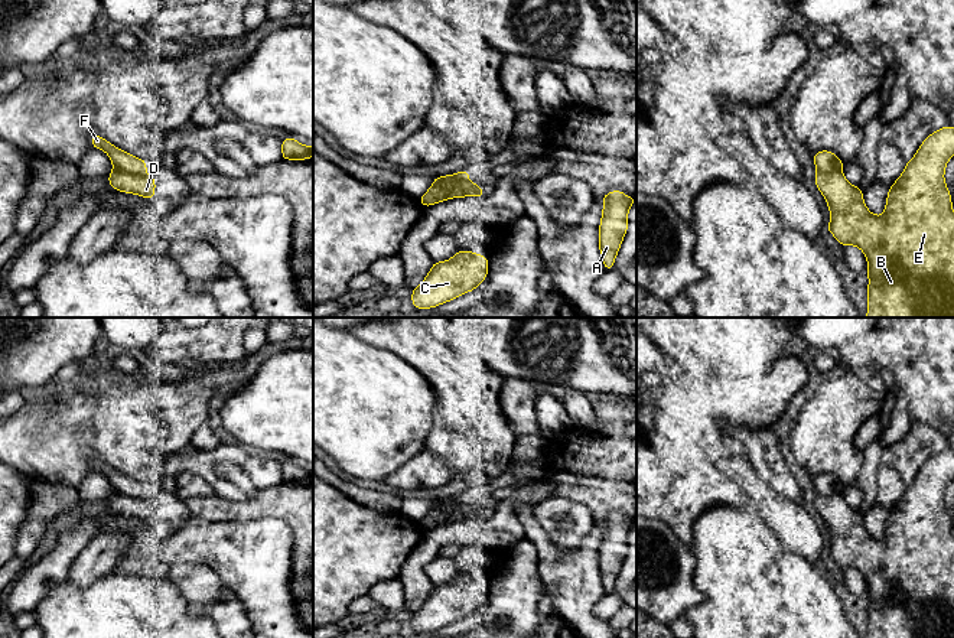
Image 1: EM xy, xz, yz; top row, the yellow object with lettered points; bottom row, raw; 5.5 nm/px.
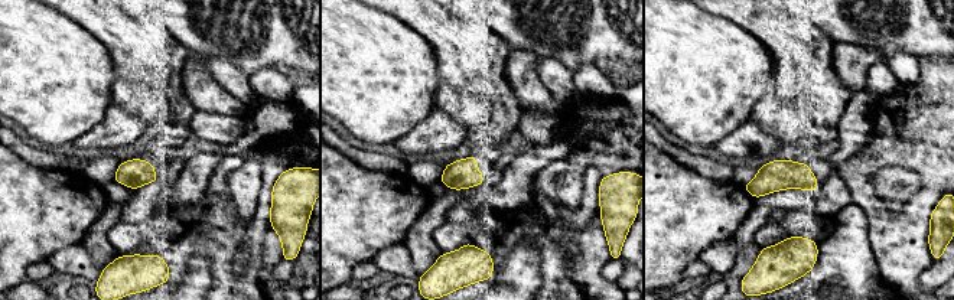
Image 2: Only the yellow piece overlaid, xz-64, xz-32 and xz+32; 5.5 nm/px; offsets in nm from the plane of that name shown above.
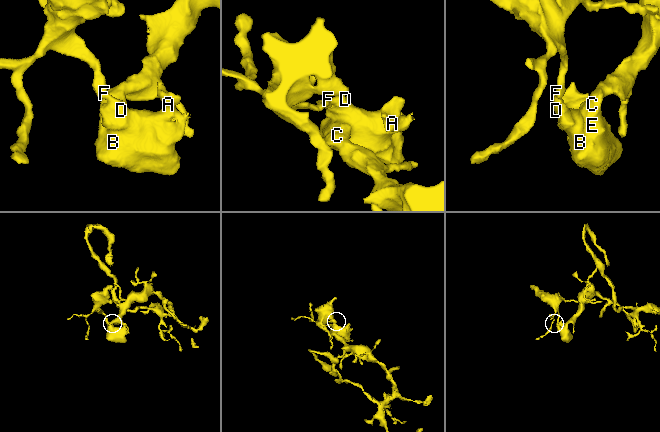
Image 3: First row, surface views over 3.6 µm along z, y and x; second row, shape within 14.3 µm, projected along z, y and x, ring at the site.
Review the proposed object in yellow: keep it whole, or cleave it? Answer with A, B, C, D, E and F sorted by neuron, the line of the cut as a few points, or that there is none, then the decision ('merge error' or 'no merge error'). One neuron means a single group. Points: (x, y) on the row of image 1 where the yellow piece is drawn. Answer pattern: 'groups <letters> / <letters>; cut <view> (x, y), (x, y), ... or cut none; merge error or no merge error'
groups A B C D E / F; cut xy (114, 168), (143, 175); merge error

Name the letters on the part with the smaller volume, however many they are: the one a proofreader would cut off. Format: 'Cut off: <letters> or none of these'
Cut off: F

